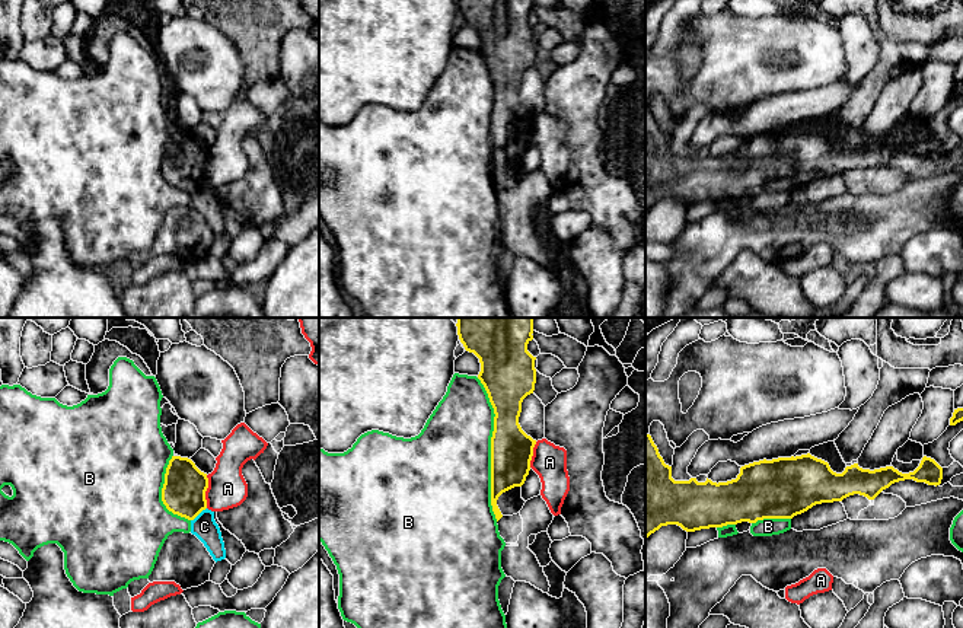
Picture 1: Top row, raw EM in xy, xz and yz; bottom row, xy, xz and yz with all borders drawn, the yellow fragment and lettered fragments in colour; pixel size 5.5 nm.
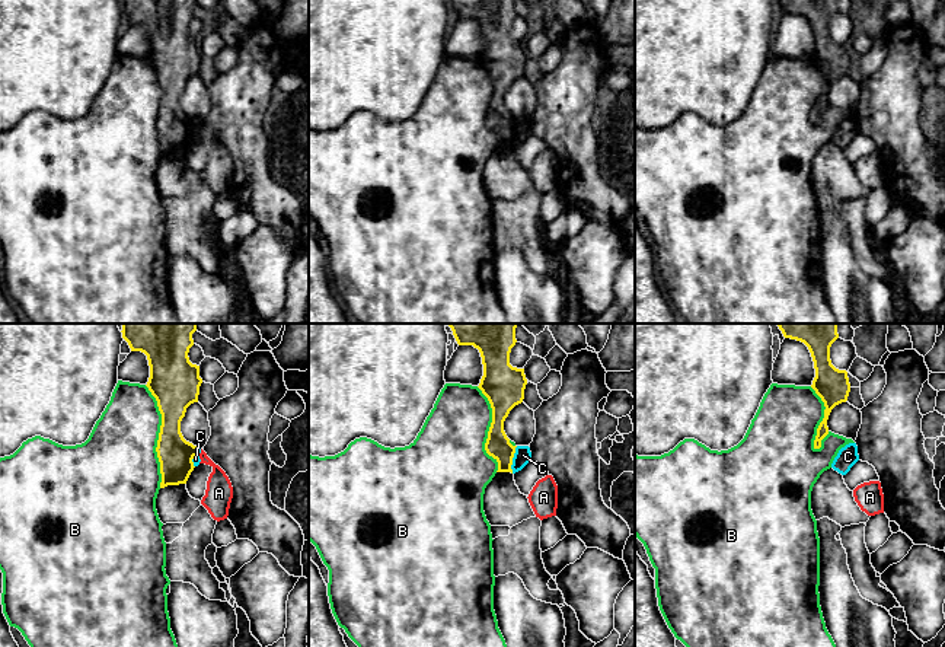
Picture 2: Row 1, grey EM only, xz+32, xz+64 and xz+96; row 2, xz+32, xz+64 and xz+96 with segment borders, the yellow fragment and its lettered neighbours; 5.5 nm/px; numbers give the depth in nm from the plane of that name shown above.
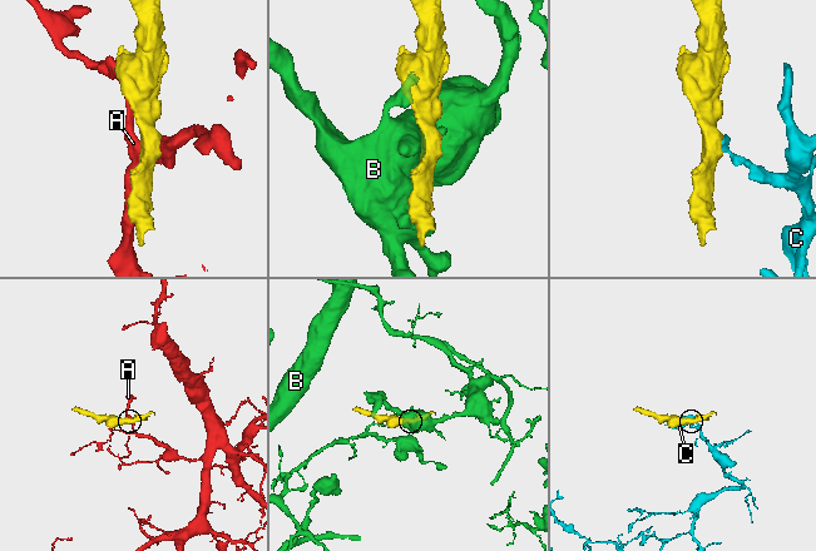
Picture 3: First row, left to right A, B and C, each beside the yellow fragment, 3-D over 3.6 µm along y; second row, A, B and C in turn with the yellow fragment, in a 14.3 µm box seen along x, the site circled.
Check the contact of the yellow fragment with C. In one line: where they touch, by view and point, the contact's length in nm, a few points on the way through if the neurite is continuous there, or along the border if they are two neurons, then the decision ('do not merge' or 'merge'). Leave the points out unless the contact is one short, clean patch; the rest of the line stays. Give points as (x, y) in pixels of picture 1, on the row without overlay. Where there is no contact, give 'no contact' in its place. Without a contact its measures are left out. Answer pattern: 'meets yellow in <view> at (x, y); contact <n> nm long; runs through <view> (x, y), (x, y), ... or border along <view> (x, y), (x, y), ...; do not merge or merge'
meets yellow in xy at (198, 187); contact 120 nm long; border along xy (206, 181), (191, 194); do not merge

